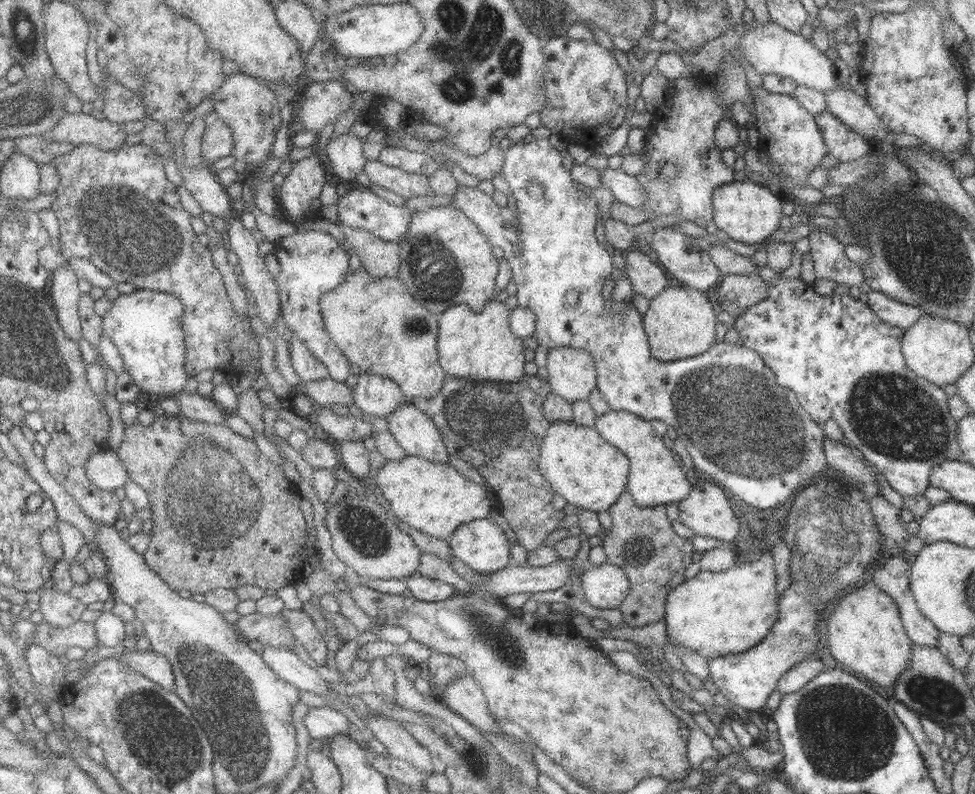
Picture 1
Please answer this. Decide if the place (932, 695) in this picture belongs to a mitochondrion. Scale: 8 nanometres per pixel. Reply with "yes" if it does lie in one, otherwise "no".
yes

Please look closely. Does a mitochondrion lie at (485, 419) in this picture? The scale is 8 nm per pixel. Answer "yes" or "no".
yes

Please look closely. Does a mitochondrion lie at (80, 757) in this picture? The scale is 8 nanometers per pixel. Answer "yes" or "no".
no

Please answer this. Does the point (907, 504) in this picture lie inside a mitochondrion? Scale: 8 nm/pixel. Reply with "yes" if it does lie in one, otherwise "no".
no

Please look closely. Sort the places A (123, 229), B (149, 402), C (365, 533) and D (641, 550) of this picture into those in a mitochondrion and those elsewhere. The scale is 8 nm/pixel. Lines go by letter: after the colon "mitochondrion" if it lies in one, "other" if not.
A: mitochondrion
B: other
C: mitochondrion
D: mitochondrion

